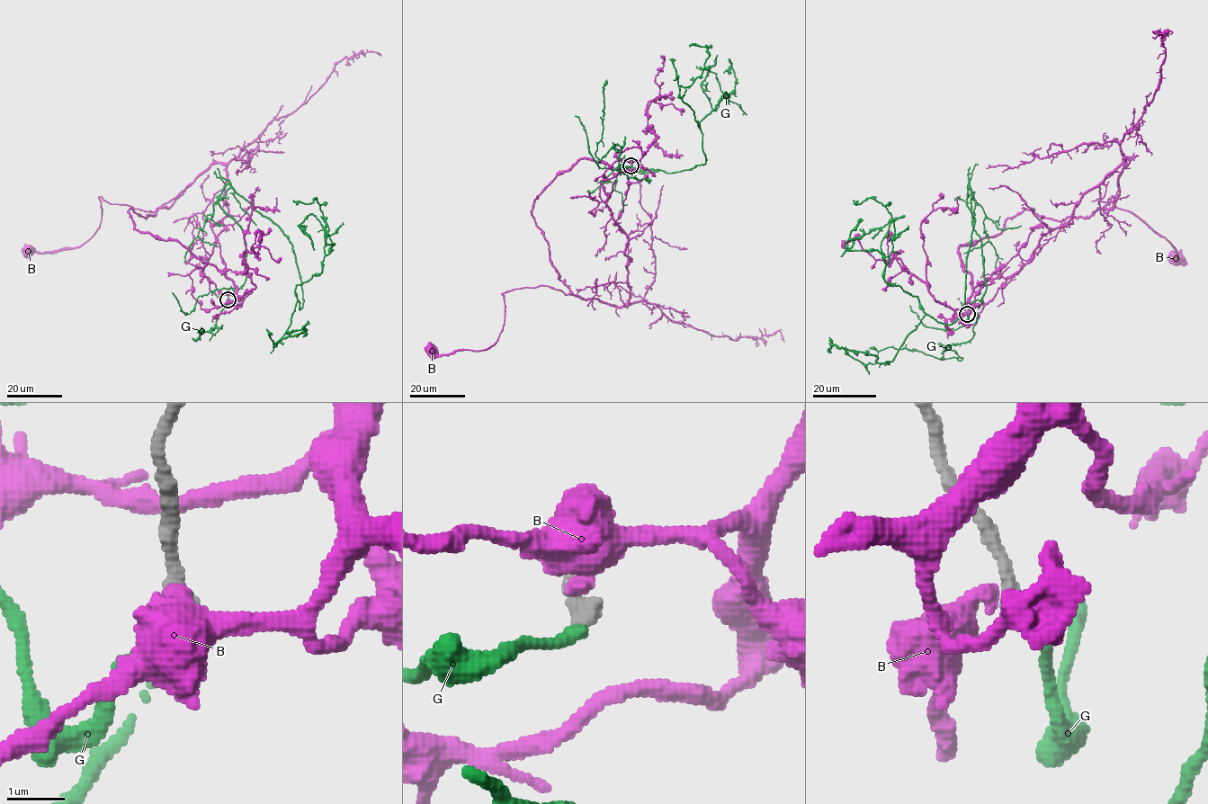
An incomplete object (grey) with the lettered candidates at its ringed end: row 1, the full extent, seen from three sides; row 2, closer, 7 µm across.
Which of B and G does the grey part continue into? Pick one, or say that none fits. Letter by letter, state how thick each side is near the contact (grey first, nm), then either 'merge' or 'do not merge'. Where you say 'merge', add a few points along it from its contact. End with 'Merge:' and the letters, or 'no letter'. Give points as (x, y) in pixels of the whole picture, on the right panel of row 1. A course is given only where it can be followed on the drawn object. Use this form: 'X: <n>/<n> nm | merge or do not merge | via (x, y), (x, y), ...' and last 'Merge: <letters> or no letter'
B: 360/440 nm | do not merge
G: 320/240 nm | merge | via (966, 314), (986, 289), (968, 183), (964, 303), (950, 324), (884, 279), (881, 245), (903, 216), (841, 256)
Merge: G

